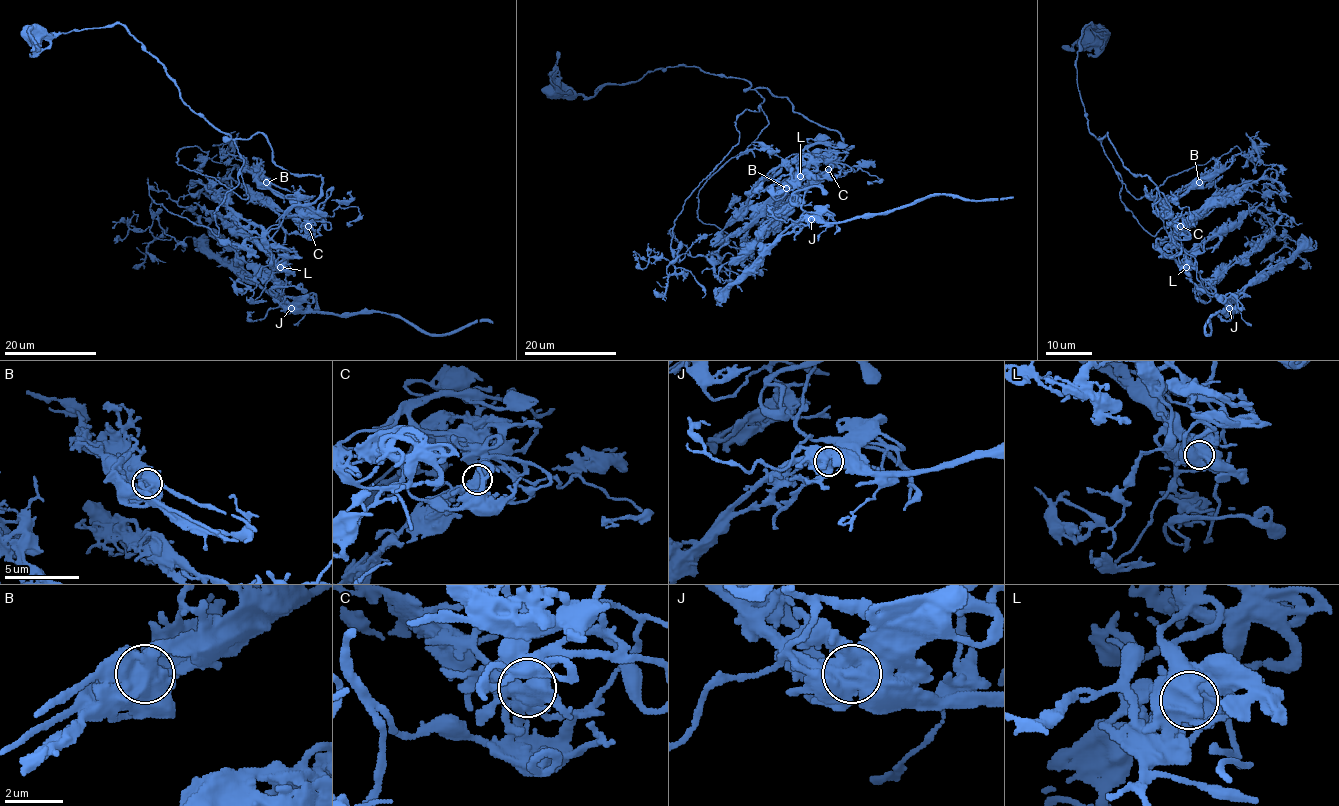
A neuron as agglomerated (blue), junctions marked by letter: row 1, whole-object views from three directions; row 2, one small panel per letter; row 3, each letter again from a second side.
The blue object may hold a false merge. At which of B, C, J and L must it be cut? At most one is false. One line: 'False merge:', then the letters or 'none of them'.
False merge: J

